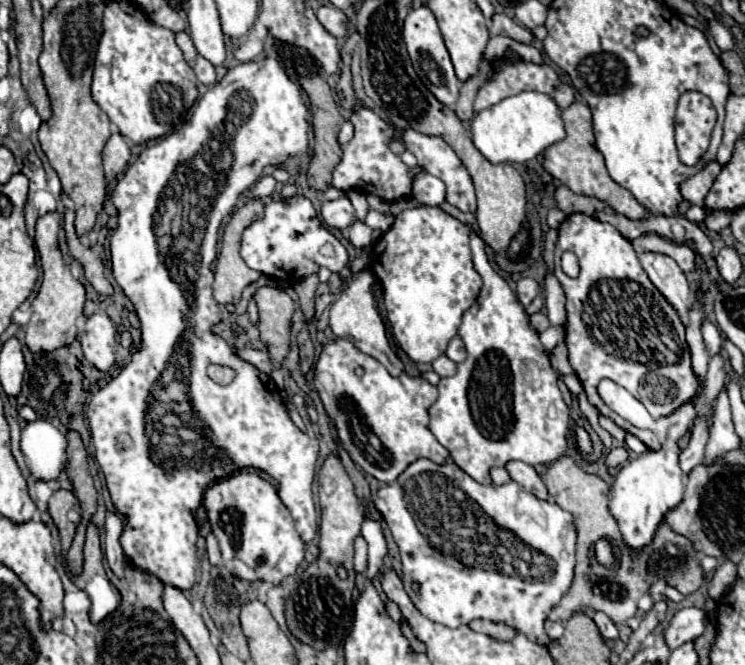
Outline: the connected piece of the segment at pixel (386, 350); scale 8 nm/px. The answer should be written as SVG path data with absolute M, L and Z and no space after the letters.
M364 269L360 273L356 273L348 283L346 287L338 293L336 301L332 303L330 307L330 329L336 337L342 337L342 339L348 339L352 341L362 353L378 359L394 377L402 373L404 365L400 361L400 357L394 353L394 349L390 347L390 341L386 337L386 329L384 329L384 323L380 319L380 313L376 311L376 305L374 305L374 295L372 295L372 285L374 285L374 275L370 269Z

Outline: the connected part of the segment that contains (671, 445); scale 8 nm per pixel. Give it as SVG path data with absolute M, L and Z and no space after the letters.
M688 403L688 405L682 405L678 411L674 411L672 415L654 421L652 431L658 435L662 449L648 451L648 453L636 457L634 461L626 463L620 469L620 473L616 475L608 509L610 509L610 515L618 521L624 543L634 553L640 553L646 545L650 545L650 541L654 539L654 533L658 531L666 513L682 501L684 483L682 483L682 471L678 467L680 451L676 447L676 441L688 431L694 417L696 417L696 409L692 403Z

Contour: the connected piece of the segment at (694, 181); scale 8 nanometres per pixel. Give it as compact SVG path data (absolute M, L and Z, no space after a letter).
M716 161L708 163L700 173L696 173L694 177L690 177L686 183L680 185L682 197L692 205L706 207L706 193L710 193L710 185L716 181L720 171L722 167Z

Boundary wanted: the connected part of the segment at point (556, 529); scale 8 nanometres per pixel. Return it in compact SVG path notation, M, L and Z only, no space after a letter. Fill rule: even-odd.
M428 459L414 461L394 483L382 487L376 493L374 505L376 509L380 505L378 511L382 513L384 521L392 531L396 545L400 547L402 585L408 597L414 601L414 607L424 617L430 617L430 621L446 625L450 629L468 625L472 619L478 619L478 617L490 619L490 621L504 621L516 627L534 643L542 643L542 645L550 643L550 637L544 633L544 621L550 609L570 589L570 583L574 577L576 527L570 513L566 513L564 509L560 509L556 503L550 503L550 501L536 503L534 497L526 495L524 489L514 481L508 481L504 485L482 485L454 463L436 465ZM412 581L420 583L420 595L416 595L410 589Z

